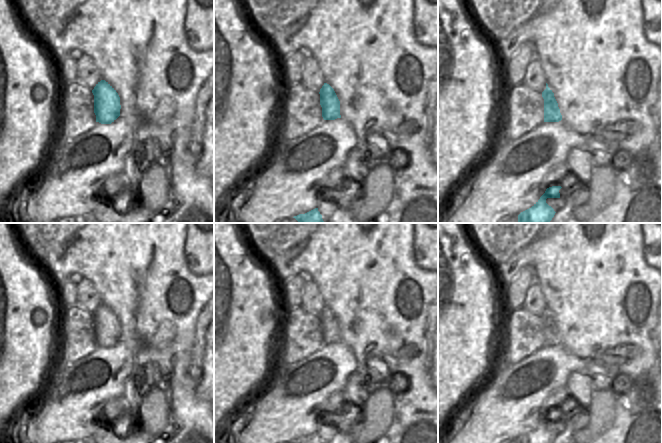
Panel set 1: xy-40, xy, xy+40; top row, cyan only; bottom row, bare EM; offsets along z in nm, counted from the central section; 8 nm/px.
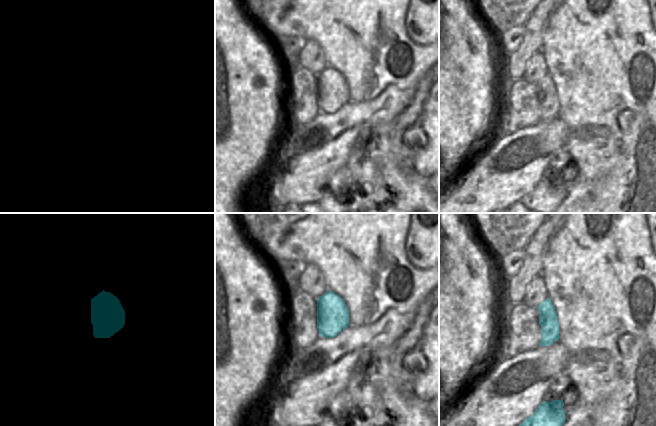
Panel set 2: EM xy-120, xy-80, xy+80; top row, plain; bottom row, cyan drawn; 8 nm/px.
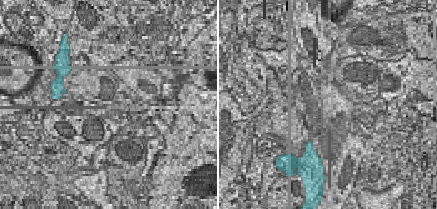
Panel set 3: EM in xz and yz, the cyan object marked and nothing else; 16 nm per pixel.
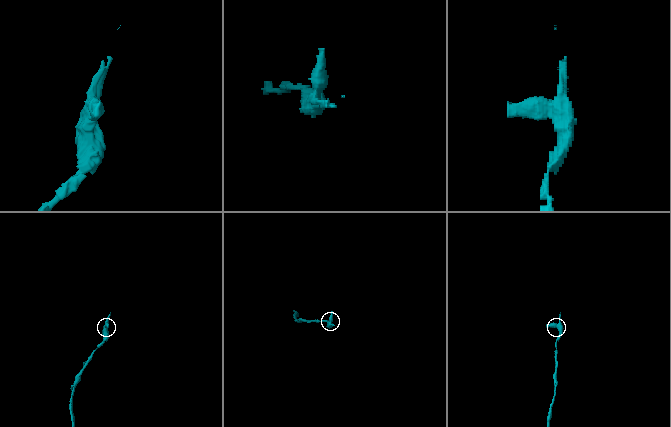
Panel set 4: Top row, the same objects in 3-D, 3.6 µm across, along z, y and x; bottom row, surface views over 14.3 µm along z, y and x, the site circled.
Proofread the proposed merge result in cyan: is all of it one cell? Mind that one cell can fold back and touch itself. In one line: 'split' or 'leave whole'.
split

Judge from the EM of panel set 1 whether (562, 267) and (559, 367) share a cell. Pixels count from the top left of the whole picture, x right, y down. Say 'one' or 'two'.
two

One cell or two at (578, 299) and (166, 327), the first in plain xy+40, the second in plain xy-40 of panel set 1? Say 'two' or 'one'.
two

